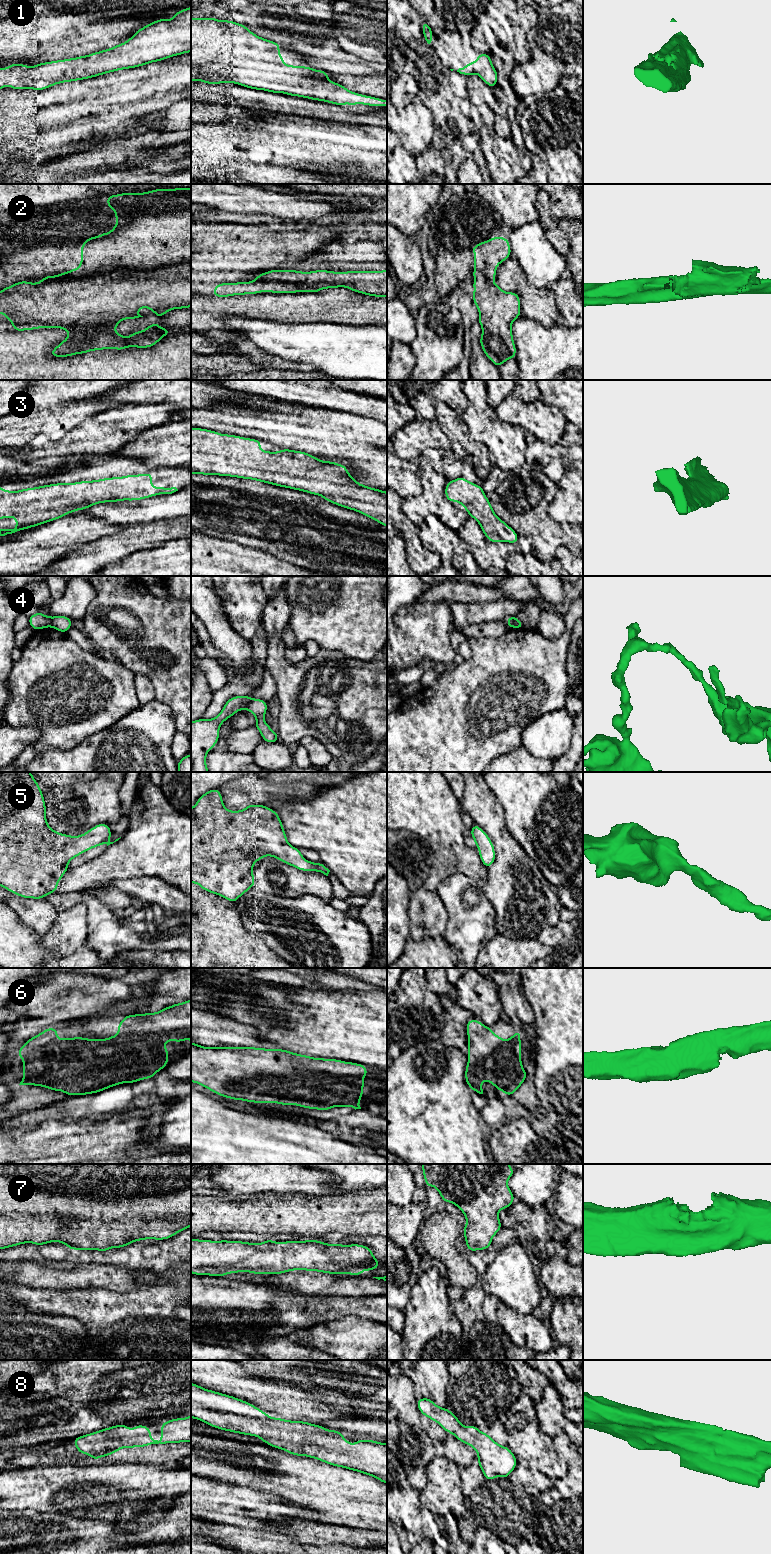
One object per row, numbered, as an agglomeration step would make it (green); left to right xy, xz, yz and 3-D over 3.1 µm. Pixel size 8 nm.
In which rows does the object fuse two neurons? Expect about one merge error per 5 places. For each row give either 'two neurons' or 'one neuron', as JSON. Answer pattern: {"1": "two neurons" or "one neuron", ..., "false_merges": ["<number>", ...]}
{"1": "one neuron", "2": "two neurons", "3": "one neuron", "4": "two neurons", "5": "one neuron", "6": "one neuron", "7": "one neuron", "8": "one neuron", "false_merges": ["2", "4"]}

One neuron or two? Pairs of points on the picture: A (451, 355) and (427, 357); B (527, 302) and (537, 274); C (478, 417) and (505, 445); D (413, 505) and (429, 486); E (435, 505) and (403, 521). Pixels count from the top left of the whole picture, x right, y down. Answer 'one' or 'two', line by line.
A: one
B: two
C: one
D: one
E: two

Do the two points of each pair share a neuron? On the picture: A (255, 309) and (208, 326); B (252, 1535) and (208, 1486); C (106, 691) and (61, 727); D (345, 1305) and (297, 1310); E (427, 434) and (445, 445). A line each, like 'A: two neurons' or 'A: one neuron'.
A: one neuron
B: one neuron
C: one neuron
D: one neuron
E: one neuron

